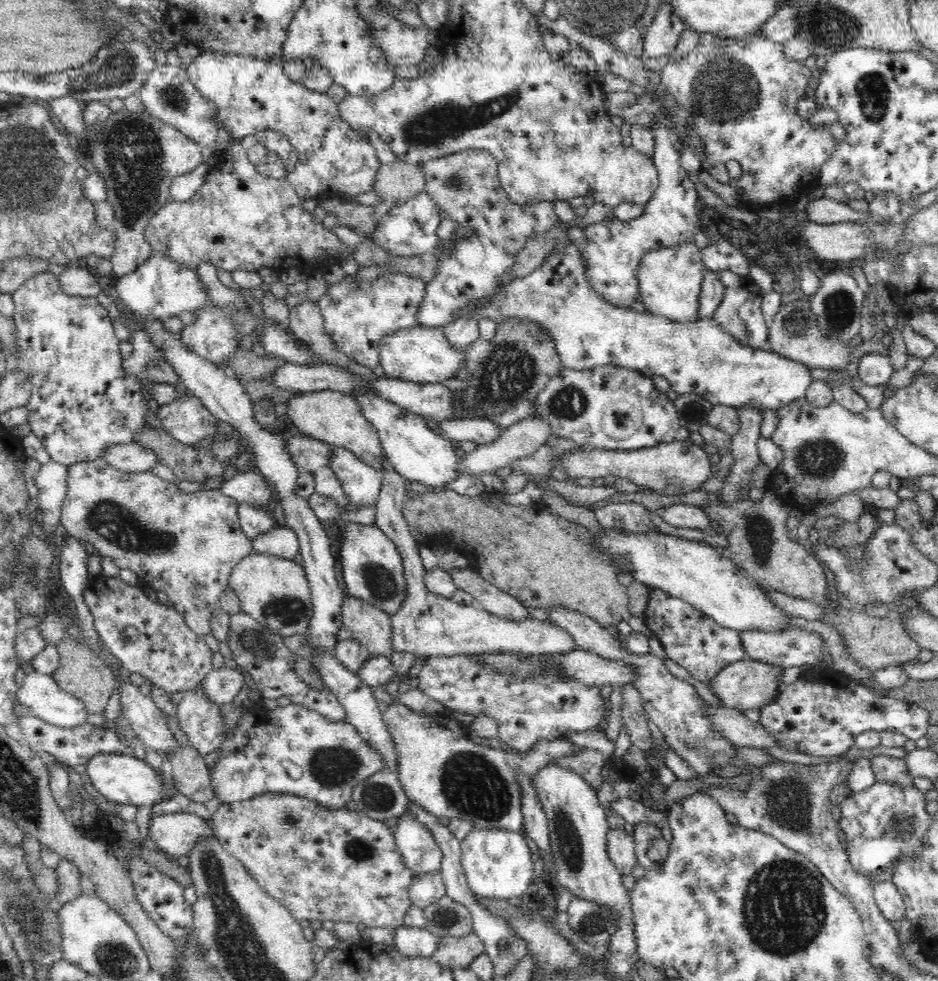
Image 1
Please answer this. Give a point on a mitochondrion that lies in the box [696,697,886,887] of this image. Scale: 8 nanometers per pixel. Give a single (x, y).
(787, 799)

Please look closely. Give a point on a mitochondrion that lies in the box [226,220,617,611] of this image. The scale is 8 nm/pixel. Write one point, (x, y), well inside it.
(508, 371)

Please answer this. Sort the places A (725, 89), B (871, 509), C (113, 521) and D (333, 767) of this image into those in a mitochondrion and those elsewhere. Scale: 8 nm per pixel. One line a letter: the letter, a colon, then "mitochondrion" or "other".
A: mitochondrion
B: other
C: mitochondrion
D: mitochondrion

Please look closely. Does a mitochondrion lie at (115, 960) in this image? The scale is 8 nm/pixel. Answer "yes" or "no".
yes

